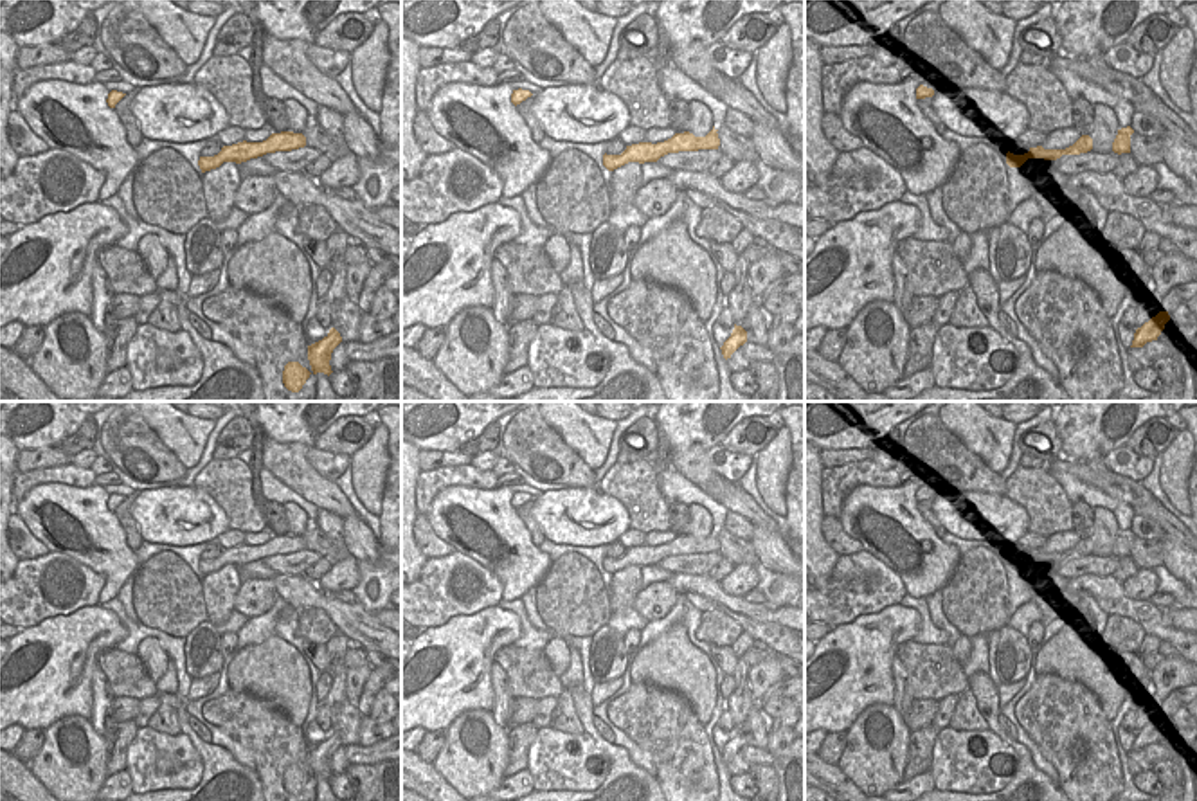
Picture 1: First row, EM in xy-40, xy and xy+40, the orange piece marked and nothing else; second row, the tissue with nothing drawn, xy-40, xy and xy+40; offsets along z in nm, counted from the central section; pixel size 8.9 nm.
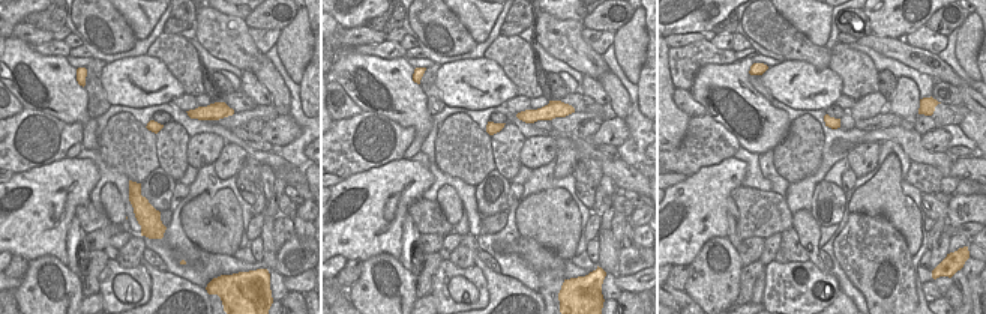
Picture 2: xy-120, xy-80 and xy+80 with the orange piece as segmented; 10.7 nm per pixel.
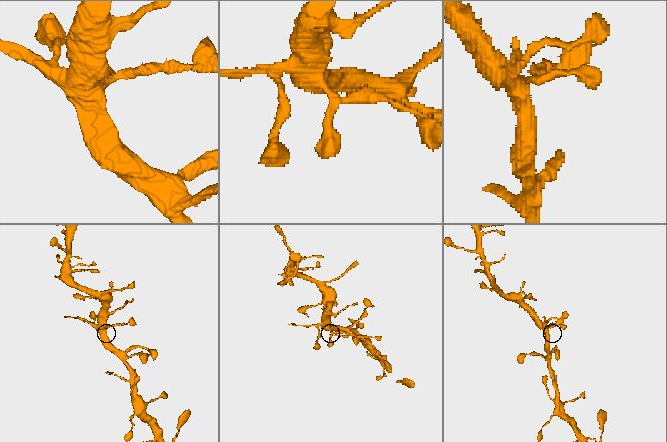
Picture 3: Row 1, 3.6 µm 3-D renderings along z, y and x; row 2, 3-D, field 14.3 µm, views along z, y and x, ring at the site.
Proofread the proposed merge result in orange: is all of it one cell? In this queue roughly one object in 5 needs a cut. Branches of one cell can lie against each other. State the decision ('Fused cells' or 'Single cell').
Single cell.

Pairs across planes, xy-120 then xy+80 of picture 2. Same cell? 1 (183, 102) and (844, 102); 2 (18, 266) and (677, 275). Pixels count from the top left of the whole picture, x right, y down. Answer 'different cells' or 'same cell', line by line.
1: same cell
2: same cell

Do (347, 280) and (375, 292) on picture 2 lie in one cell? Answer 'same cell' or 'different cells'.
different cells

